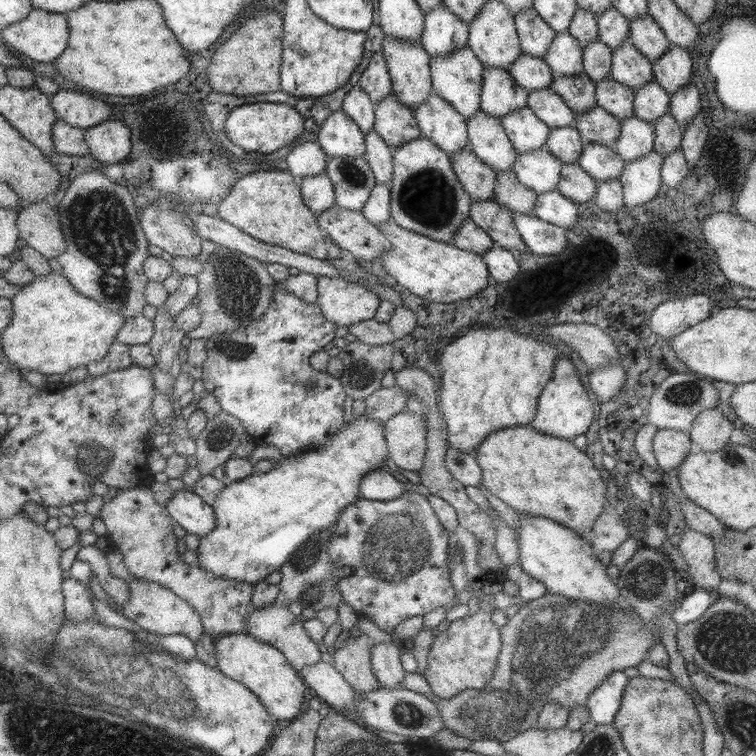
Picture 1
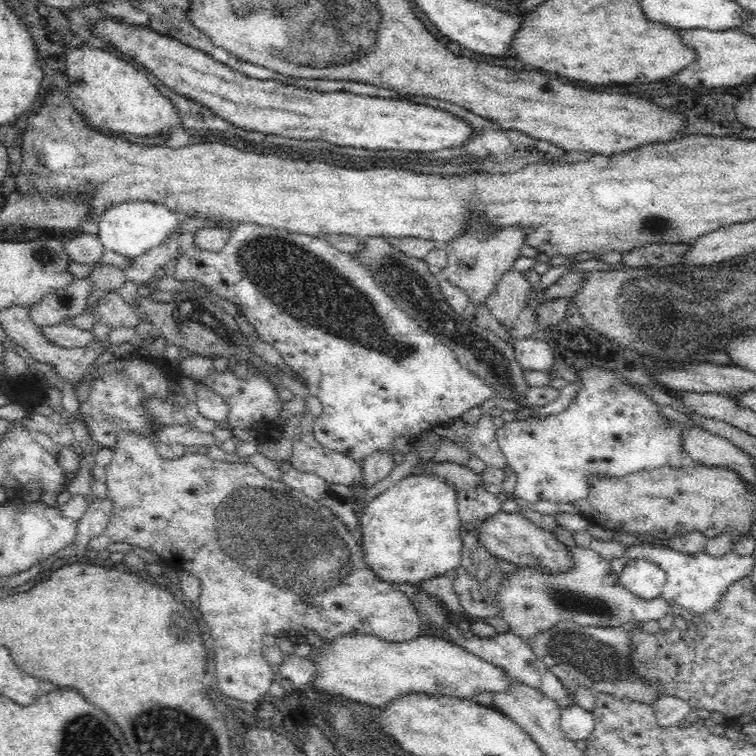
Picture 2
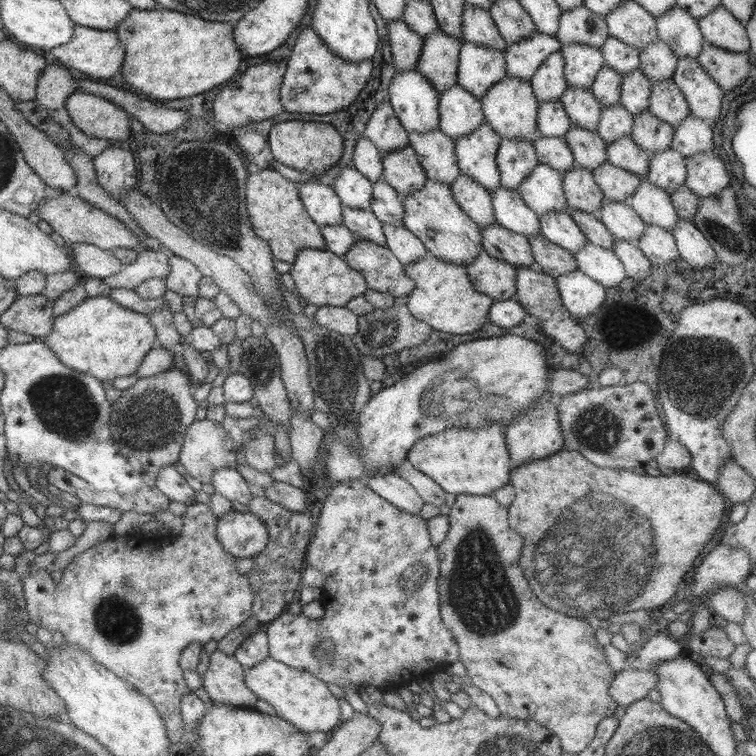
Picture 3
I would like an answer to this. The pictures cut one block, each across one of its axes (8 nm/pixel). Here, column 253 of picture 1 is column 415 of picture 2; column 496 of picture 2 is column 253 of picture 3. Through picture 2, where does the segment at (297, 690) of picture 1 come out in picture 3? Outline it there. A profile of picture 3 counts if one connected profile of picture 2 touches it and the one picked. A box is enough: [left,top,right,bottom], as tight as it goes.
[244,658,341,734]

